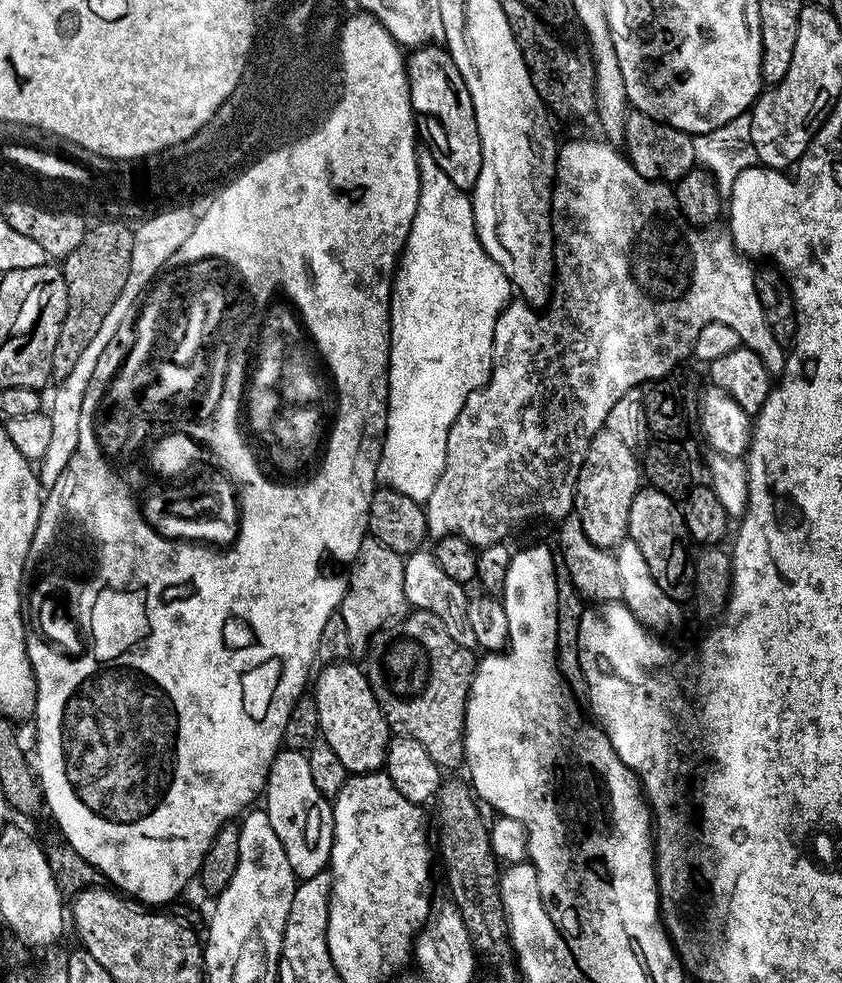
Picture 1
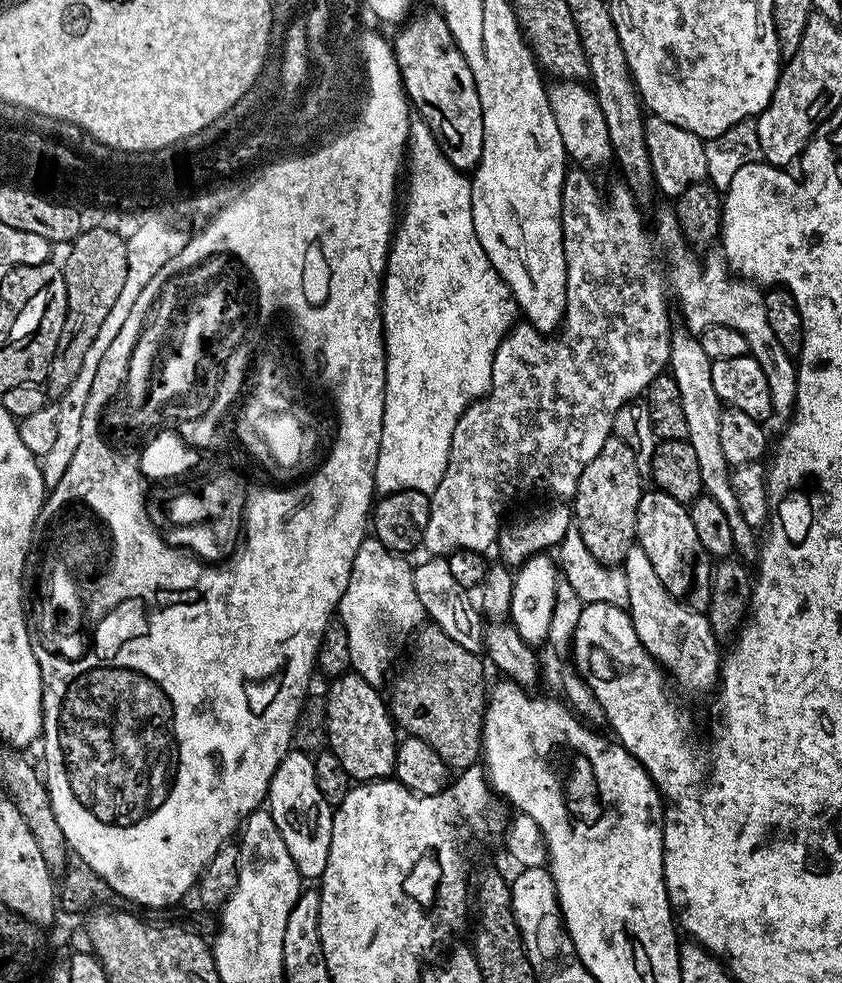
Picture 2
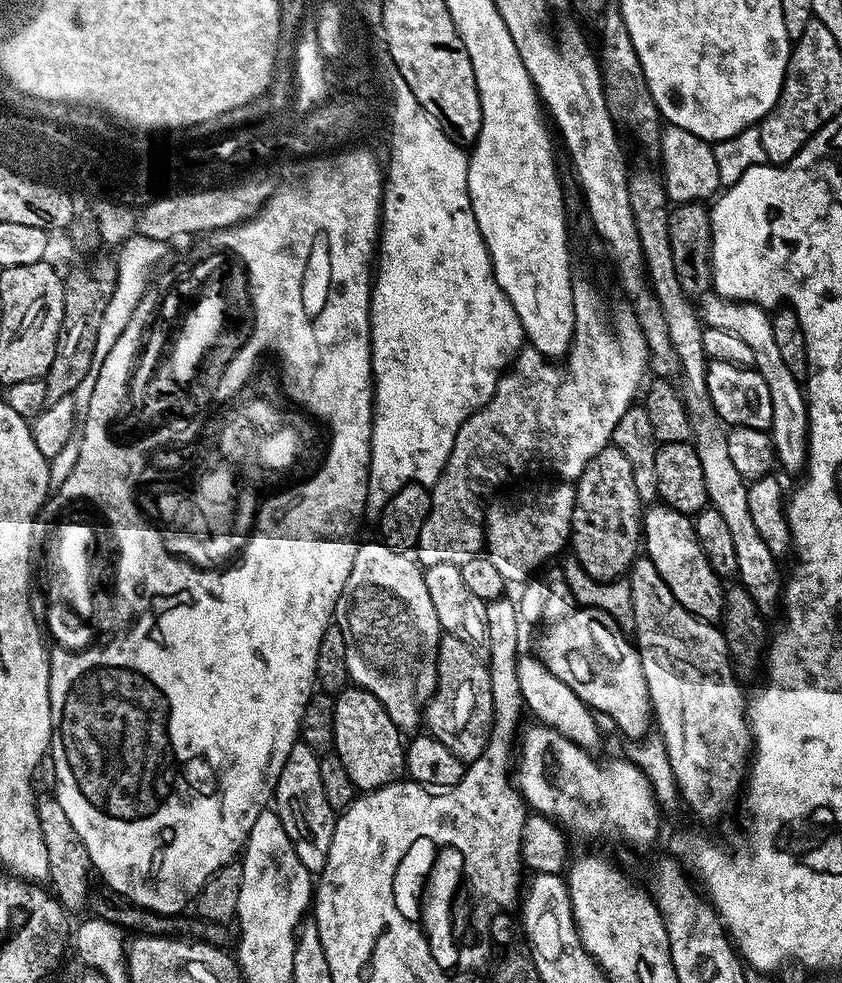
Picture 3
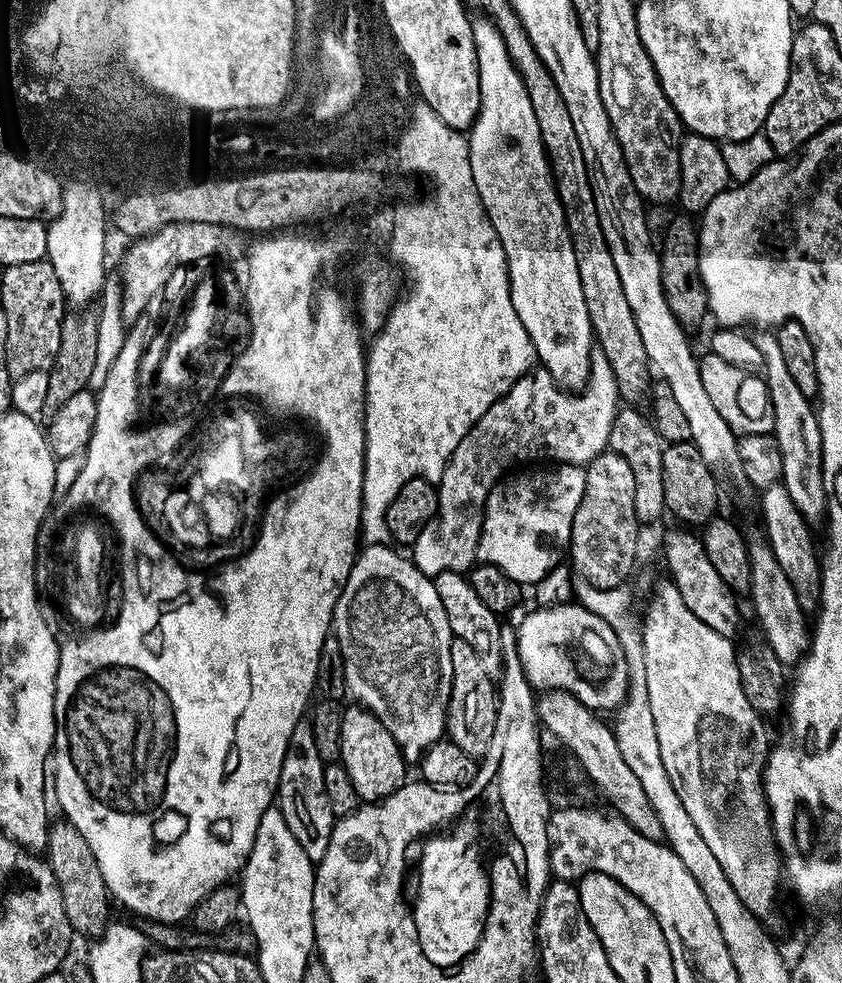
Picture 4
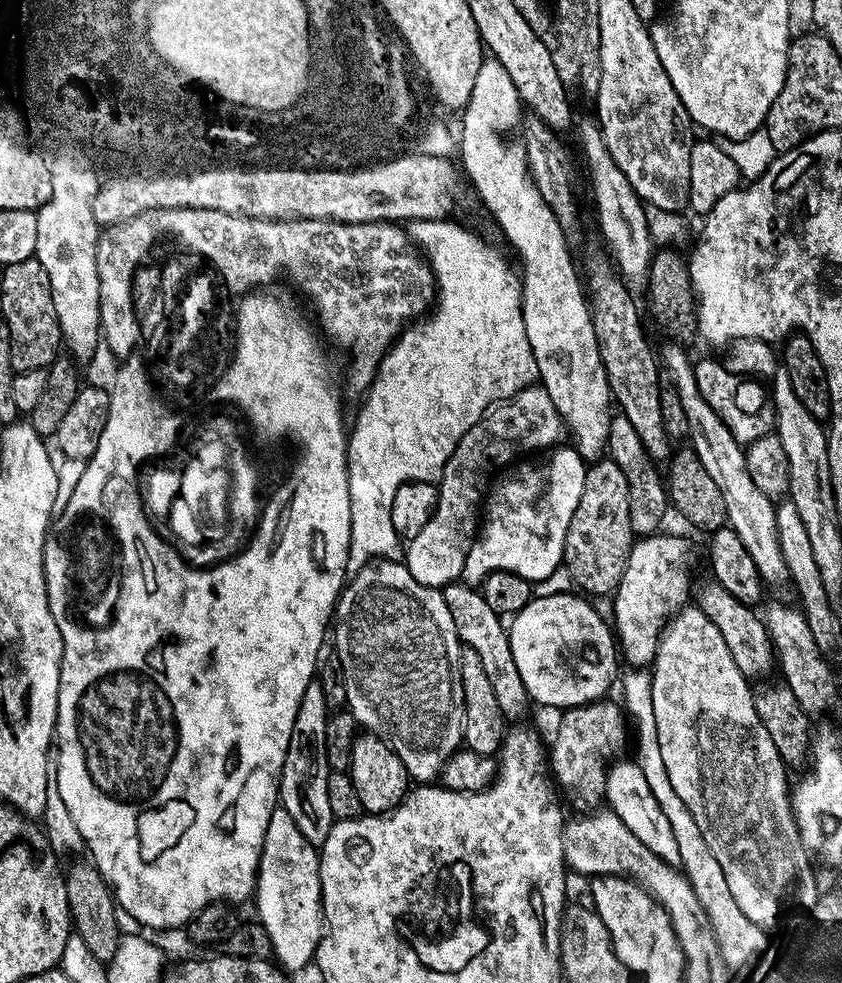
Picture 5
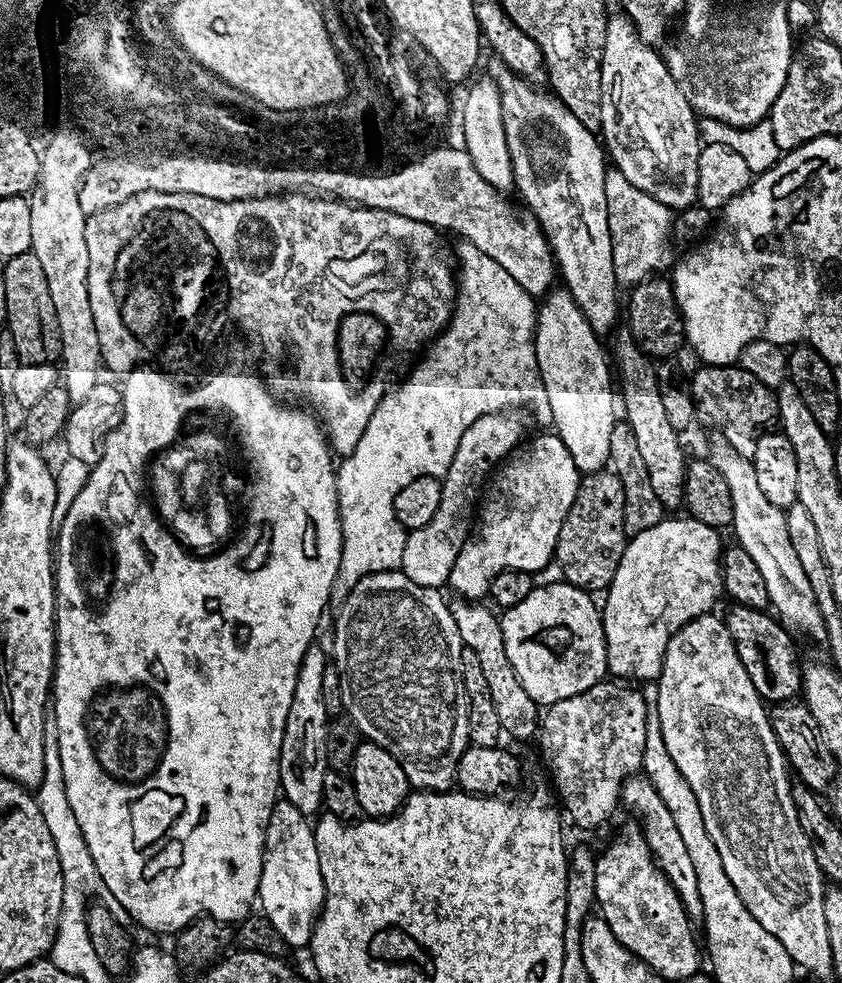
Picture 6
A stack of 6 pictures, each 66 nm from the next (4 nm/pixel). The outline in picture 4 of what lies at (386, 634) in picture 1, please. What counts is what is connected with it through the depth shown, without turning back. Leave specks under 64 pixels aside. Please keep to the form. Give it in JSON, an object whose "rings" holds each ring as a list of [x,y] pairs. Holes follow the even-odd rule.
{"rings":[[[465,640],[452,641],[452,693],[448,699],[447,739],[458,746],[458,750],[466,750],[466,754],[483,758],[486,750],[490,750],[490,738],[494,738],[494,722],[496,721],[496,705],[498,688],[482,667],[482,658],[474,654],[474,646]]]}

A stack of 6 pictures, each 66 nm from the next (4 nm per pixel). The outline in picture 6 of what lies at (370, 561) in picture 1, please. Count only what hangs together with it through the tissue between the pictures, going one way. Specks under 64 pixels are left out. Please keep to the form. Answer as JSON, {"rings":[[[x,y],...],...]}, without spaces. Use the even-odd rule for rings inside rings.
{"rings":[[[402,570],[391,572],[370,572],[363,576],[359,582],[343,597],[340,613],[336,616],[336,659],[334,665],[341,676],[341,697],[344,700],[344,711],[347,719],[355,724],[361,737],[365,741],[382,746],[406,770],[406,778],[413,789],[426,792],[447,792],[457,783],[456,767],[462,754],[468,747],[468,691],[464,685],[464,670],[460,666],[460,655],[464,643],[460,640],[458,626],[452,617],[449,601],[440,597],[441,593],[435,588],[418,586],[418,582],[410,582]]]}

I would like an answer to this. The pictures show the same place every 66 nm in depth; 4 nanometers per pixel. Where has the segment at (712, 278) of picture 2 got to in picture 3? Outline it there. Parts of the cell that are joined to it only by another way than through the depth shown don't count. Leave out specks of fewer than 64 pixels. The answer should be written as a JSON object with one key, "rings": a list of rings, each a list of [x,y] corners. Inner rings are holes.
{"rings":[[[708,294],[699,305],[698,315],[707,327],[718,330],[730,330],[730,334],[738,334],[750,350],[754,350],[754,367],[762,374],[768,387],[768,407],[770,409],[770,435],[772,447],[776,450],[779,467],[788,472],[805,471],[808,463],[808,402],[801,381],[790,374],[786,362],[774,342],[771,315],[758,304],[750,304],[739,300],[725,300],[723,296]]]}

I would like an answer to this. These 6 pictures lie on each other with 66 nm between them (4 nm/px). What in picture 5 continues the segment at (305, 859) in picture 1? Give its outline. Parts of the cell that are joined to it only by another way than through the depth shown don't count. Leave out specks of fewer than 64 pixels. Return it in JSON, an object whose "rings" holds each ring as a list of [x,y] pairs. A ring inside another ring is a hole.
{"rings":[[[318,682],[306,686],[306,694],[302,694],[302,702],[294,718],[294,730],[290,730],[290,746],[286,746],[286,758],[278,781],[279,803],[290,814],[290,818],[294,818],[294,826],[298,826],[300,833],[317,846],[323,844],[334,823],[330,797],[326,791],[330,769],[324,749],[329,715],[322,686]]]}

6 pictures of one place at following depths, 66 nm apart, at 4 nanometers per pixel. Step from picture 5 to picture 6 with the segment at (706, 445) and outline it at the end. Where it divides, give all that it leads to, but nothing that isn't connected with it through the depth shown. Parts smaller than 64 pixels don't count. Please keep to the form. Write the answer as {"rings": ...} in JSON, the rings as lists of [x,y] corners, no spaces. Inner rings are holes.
{"rings":[[[716,434],[712,445],[706,453],[707,459],[726,478],[726,486],[730,486],[730,498],[734,502],[734,518],[731,531],[736,531],[735,539],[754,558],[758,571],[766,581],[766,594],[771,611],[789,629],[801,632],[812,640],[823,641],[824,615],[818,610],[818,598],[814,598],[814,588],[802,571],[802,562],[798,562],[798,554],[794,554],[794,546],[790,546],[790,530],[786,530],[785,509],[774,506],[774,502],[766,499],[758,486],[758,478],[754,475],[754,466],[747,455],[742,456],[723,434]]]}

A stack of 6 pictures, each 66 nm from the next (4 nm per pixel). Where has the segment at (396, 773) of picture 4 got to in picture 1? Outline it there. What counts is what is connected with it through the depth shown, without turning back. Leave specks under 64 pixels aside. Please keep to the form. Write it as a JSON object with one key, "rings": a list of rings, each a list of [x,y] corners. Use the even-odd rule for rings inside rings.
{"rings":[[[353,662],[325,664],[314,676],[314,695],[318,706],[318,722],[320,723],[320,736],[338,754],[342,766],[346,766],[349,774],[361,772],[378,772],[385,767],[388,758],[388,741],[390,729],[378,702],[374,698],[374,690],[368,681],[368,673]]]}

